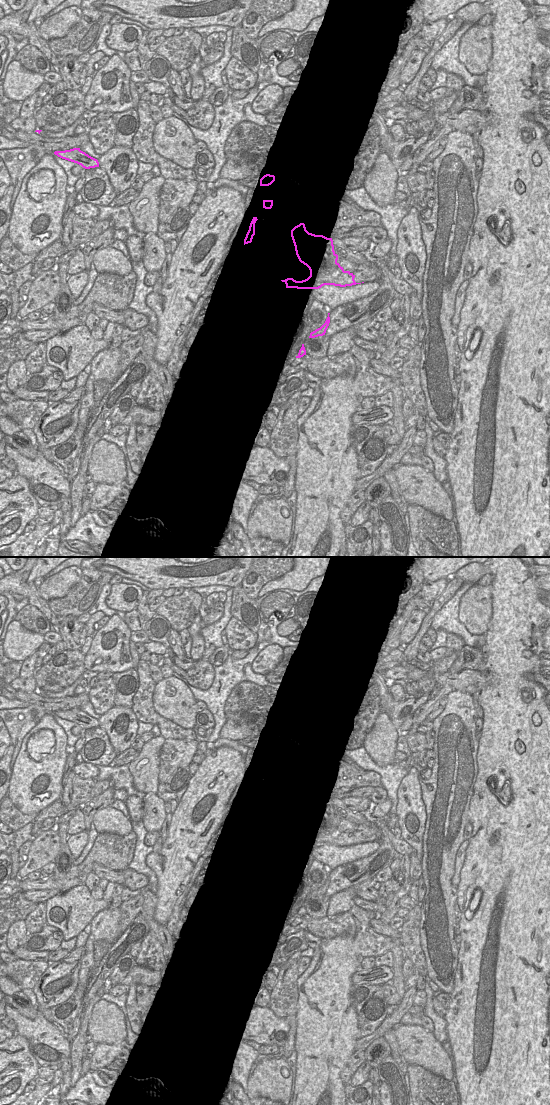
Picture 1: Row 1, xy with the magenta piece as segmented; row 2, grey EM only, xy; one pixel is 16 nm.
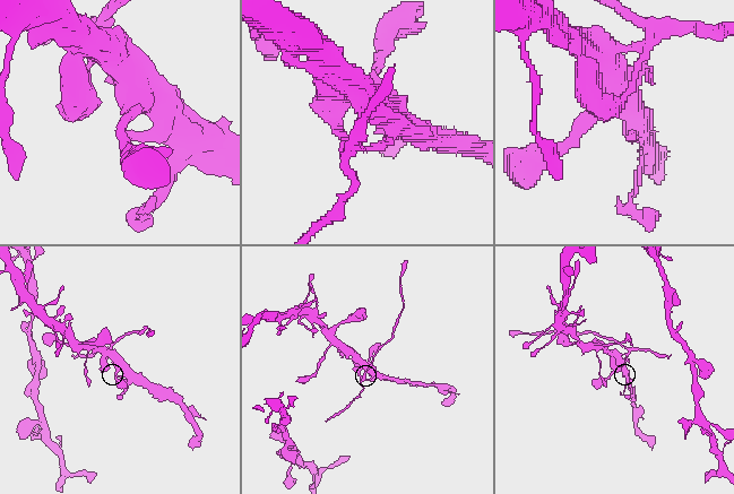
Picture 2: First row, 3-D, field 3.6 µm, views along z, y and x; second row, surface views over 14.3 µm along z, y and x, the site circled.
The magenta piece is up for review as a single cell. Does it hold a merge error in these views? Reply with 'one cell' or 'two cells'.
two cells

